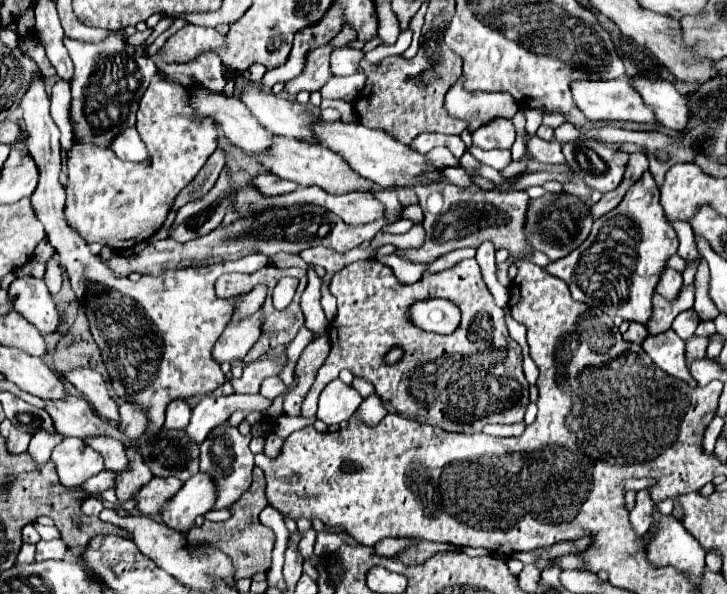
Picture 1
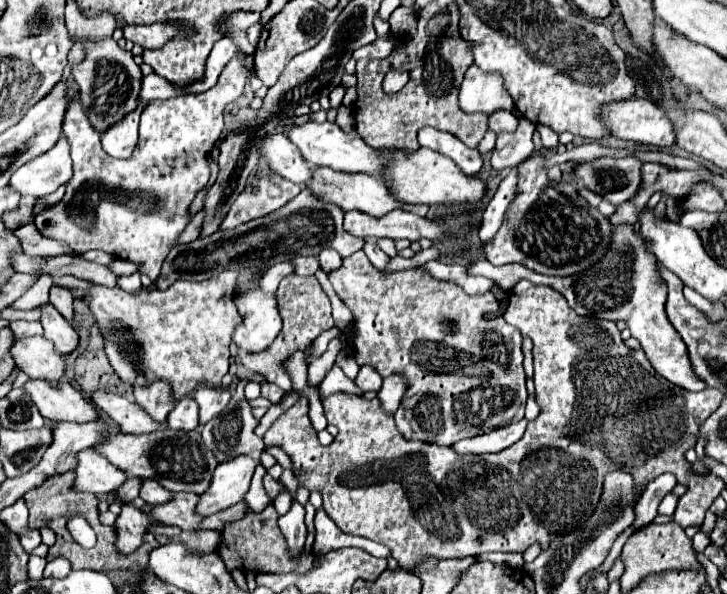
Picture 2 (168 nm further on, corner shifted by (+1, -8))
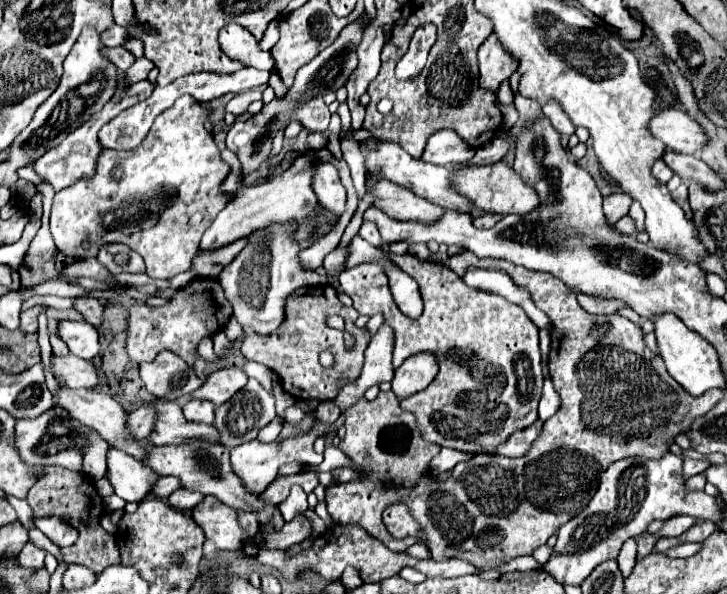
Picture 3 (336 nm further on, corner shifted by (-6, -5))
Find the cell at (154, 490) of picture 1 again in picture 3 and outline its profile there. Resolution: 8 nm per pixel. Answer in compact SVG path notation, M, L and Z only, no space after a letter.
M206 495L192 511L190 511L192 519L204 529L206 539L214 543L216 549L228 549L228 551L236 551L242 547L244 539L248 535L244 535L244 531L238 527L236 521L236 511L228 505L224 505L222 501L218 501L216 497Z

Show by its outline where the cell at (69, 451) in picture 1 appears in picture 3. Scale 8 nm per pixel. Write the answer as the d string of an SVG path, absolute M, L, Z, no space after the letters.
M114 447L108 449L106 479L116 495L124 501L142 501L150 493L156 477L158 475L152 473L152 469L142 465L142 461L134 459L132 455Z

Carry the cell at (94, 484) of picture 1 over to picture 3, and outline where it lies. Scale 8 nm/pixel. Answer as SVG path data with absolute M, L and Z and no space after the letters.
M160 477L152 487L152 495L158 497L160 501L164 501L168 497L168 493L172 493L178 487L180 487L180 481L176 481L176 477Z

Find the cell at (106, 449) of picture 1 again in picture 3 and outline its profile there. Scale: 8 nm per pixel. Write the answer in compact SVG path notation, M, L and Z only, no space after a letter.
M176 489L174 493L170 493L168 503L174 509L192 509L192 507L196 507L196 503L200 503L200 499L202 499L200 493L192 493L192 491L186 491L186 489Z

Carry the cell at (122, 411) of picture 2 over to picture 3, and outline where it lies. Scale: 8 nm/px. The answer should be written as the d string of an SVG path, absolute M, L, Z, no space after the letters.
M156 399L150 405L156 411L154 431L148 437L154 445L174 445L188 439L208 439L216 443L214 425L200 425L200 423L186 421L178 401Z

